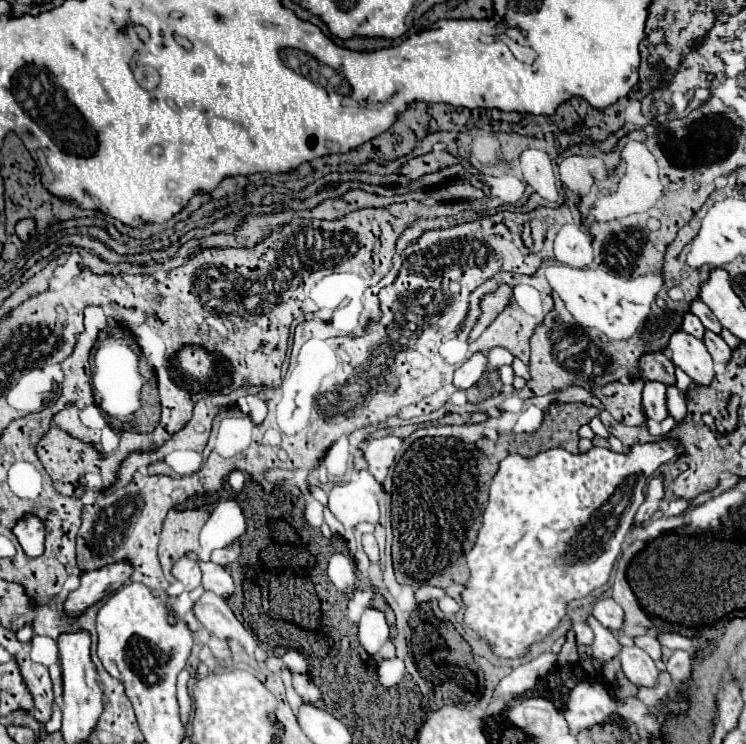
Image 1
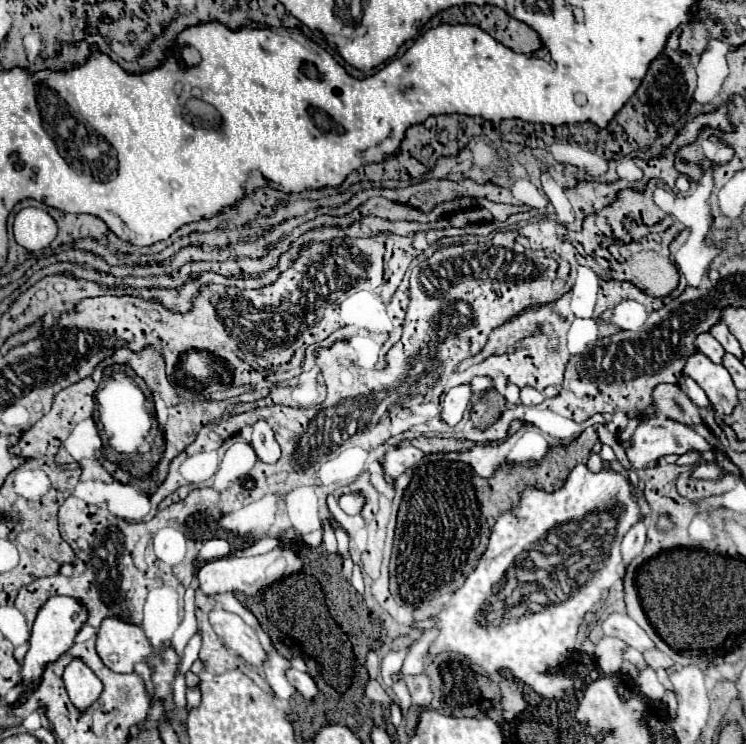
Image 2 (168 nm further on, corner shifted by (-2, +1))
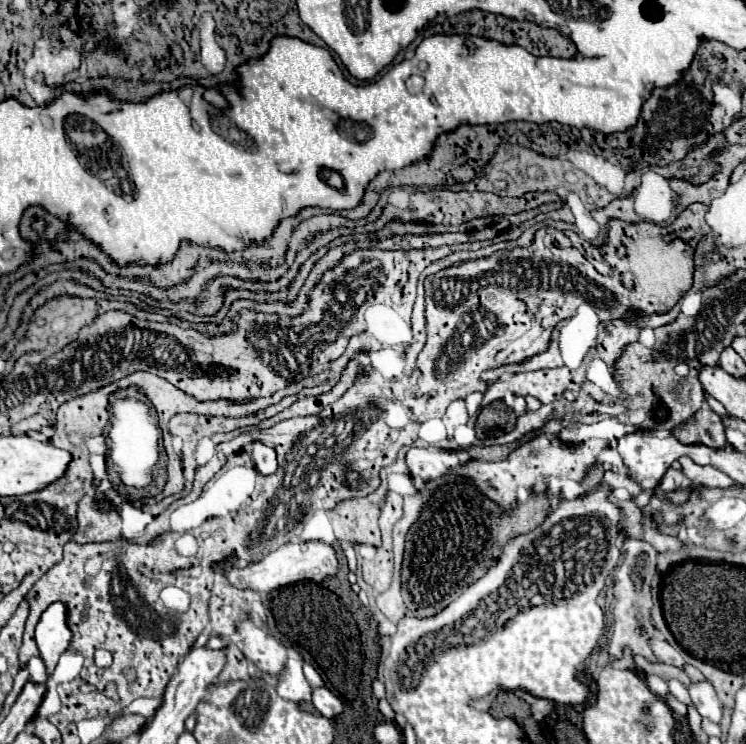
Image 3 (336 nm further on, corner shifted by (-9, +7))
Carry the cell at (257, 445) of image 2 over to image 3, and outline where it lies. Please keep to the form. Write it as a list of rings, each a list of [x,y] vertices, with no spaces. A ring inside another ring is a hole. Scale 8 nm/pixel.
[[[261,441],[253,443],[253,463],[263,475],[271,475],[277,471],[277,453],[273,447],[263,445]]]

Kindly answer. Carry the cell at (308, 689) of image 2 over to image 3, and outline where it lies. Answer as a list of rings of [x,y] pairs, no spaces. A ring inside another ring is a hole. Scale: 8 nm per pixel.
[[[327,687],[313,689],[313,705],[323,717],[335,717],[343,711],[343,703]]]

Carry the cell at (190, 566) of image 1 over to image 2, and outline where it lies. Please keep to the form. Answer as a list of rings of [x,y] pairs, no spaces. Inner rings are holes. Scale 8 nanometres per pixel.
[[[274,549],[266,555],[258,555],[258,557],[222,557],[216,559],[212,563],[206,563],[200,571],[198,571],[198,581],[200,581],[200,589],[206,595],[216,595],[216,593],[242,593],[246,597],[252,597],[259,591],[263,591],[268,585],[276,583],[282,577],[288,577],[292,573],[300,573],[304,567],[302,557],[292,551],[292,549]]]

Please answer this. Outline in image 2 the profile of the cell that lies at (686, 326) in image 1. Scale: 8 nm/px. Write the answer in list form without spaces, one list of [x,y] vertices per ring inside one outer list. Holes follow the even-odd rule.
[[[698,335],[698,351],[704,353],[712,363],[722,363],[724,349],[712,335]]]

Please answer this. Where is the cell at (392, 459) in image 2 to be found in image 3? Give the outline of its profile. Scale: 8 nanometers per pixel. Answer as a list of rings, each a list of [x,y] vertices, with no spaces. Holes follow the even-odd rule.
[[[411,447],[405,455],[405,463],[409,467],[409,471],[417,477],[421,477],[423,481],[433,479],[433,477],[441,477],[447,469],[469,461],[469,453],[462,450],[445,450],[435,449],[419,449],[419,447]]]

